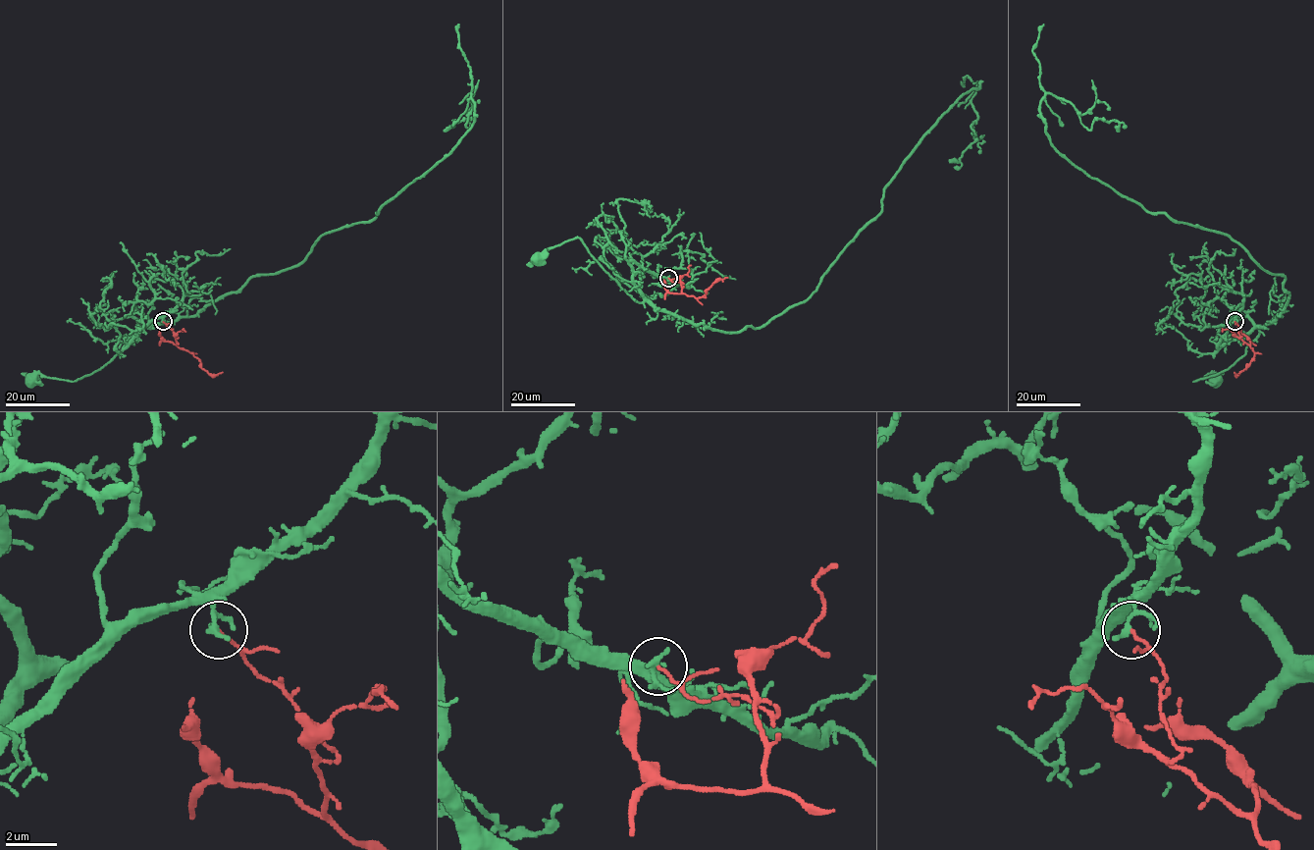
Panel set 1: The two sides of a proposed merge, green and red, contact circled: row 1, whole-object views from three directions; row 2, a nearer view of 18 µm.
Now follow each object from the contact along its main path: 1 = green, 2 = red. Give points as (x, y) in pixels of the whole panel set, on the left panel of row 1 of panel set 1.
1: (163, 322), (154, 318), (124, 348), (137, 328), (100, 369), (74, 382), (40, 373), (31, 373), (29, 379)
2: (163, 322), (178, 337), (178, 345), (191, 352), (201, 367), (209, 373), (222, 372)

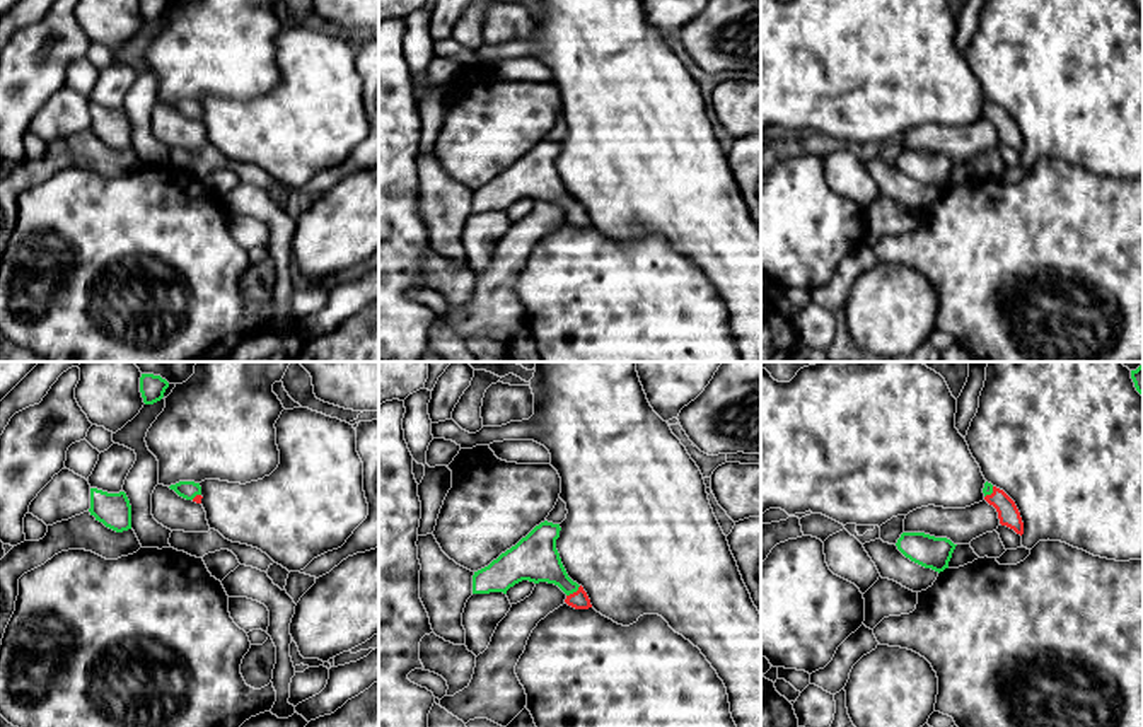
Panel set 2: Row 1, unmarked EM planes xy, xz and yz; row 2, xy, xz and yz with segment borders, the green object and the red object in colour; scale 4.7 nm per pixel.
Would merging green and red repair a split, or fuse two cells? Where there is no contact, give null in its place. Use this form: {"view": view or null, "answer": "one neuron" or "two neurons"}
{"view": "xz", "answer": "two neurons"}

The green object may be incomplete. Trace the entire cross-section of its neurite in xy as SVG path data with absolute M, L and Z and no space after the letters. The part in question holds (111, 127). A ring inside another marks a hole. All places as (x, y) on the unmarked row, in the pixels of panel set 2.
M90 106L89 130L96 138L116 150L131 147L131 123L125 109L107 111Z

